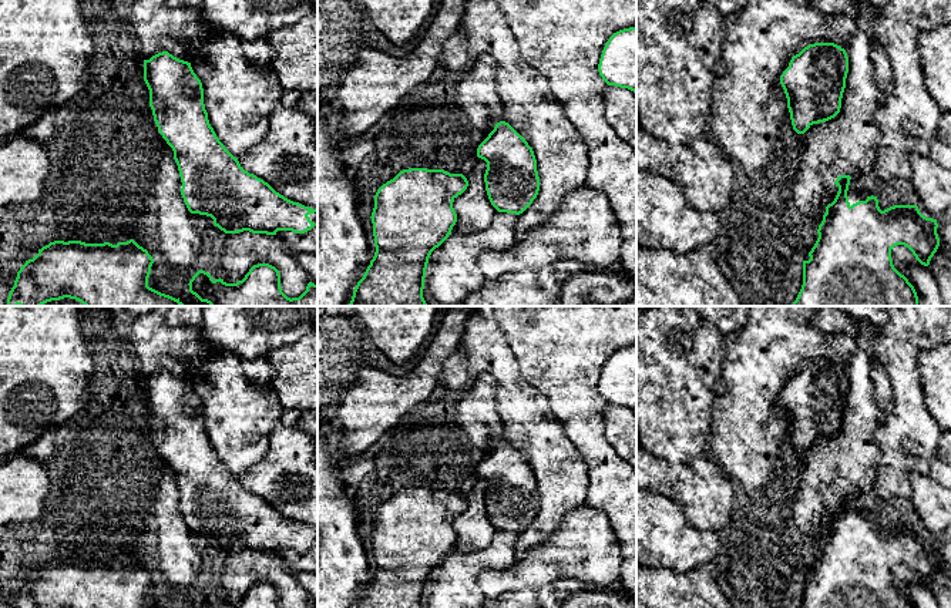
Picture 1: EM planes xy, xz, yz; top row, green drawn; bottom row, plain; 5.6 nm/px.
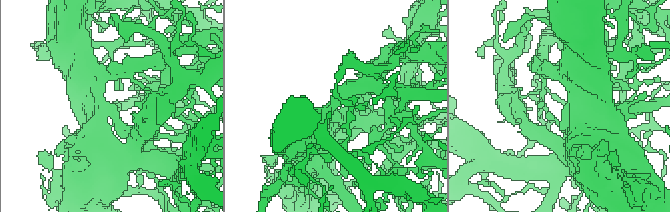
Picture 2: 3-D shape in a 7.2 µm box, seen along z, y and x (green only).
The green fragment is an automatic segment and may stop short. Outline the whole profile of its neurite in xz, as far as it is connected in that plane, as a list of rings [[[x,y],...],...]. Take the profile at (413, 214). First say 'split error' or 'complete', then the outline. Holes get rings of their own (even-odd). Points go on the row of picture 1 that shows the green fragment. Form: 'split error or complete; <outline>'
complete; [[[409,168],[377,189],[370,216],[376,252],[349,306],[427,306],[423,289],[429,258],[451,235],[457,222],[453,202],[467,187],[463,174]]]

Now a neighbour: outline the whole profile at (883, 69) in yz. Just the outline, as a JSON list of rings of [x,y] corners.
[[[876,40],[871,48],[871,60],[876,67],[876,84],[877,88],[880,90],[880,104],[883,104],[893,90],[891,85],[893,71],[887,53]]]

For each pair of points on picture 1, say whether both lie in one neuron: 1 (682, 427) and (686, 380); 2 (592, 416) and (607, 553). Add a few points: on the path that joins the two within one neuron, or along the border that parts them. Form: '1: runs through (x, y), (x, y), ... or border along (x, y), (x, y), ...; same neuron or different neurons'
1: runs through (681, 416), (681, 392); same neuron
2: border along (585, 503), (605, 514), (618, 541); different neurons

